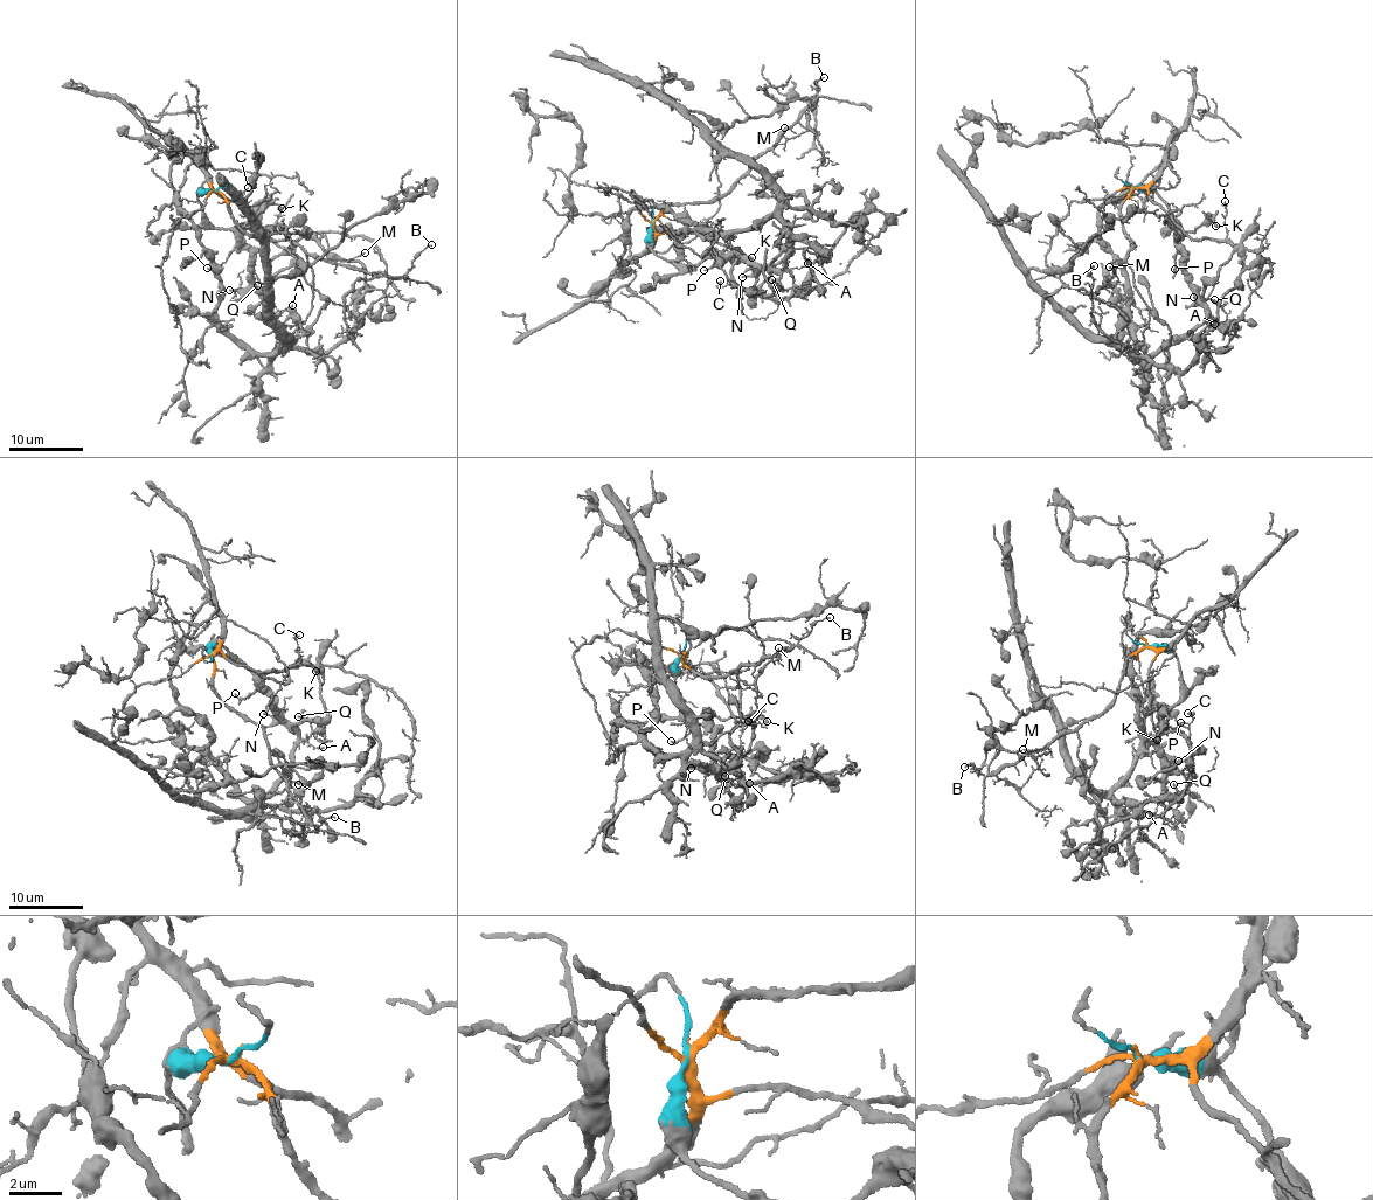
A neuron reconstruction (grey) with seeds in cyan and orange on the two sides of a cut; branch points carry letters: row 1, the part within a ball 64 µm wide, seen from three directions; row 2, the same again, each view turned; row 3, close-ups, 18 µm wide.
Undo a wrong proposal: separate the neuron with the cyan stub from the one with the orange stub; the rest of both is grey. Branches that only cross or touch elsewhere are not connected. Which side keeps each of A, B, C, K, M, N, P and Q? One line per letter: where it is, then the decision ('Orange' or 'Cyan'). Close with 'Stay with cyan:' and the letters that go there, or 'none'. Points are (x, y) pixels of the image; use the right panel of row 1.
A: Place: (1214, 324). Cyan
B: Place: (1094, 265). Orange
C: Place: (1225, 201). Orange
K: Place: (1215, 226). Cyan
M: Place: (1109, 266). Orange
N: Place: (1193, 297). Cyan
P: Place: (1174, 269). Cyan
Q: Place: (1214, 299). Cyan
Stay with cyan: A, K, N, P, Q

